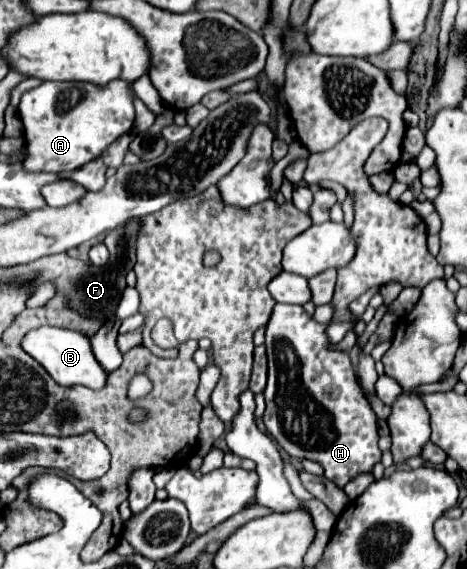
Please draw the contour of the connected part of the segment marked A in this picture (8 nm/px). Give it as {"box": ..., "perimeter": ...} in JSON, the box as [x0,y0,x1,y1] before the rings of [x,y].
{"box":[17,80,135,174],"perimeter":[[[119,80],[109,82],[107,86],[91,86],[89,82],[43,82],[41,86],[37,86],[37,88],[29,90],[29,92],[25,92],[25,94],[21,96],[21,104],[19,104],[17,110],[19,110],[19,118],[21,118],[21,122],[23,122],[23,128],[25,128],[25,150],[27,150],[27,156],[25,156],[25,160],[23,160],[23,168],[25,168],[27,172],[57,172],[57,174],[59,174],[59,172],[73,172],[73,170],[85,166],[87,162],[99,158],[101,152],[103,152],[113,140],[117,140],[119,136],[123,136],[125,132],[129,132],[129,130],[133,128],[133,118],[135,118],[133,92],[131,92],[131,88],[129,88],[125,82],[119,82]]]}

